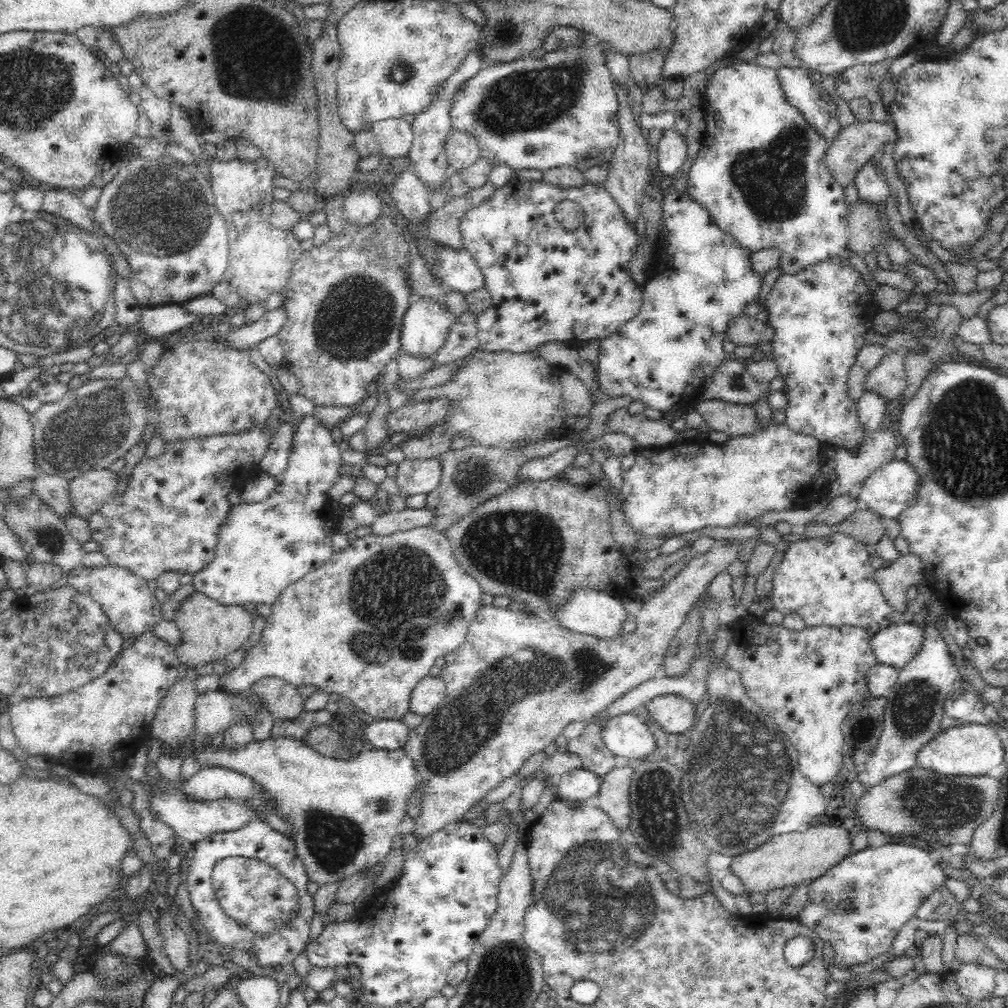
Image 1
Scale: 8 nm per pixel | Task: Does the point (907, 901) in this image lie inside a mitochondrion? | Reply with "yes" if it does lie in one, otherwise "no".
no

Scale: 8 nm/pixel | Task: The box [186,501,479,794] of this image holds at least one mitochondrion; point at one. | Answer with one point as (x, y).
(399, 597)

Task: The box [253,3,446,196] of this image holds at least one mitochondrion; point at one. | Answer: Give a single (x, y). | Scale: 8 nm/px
(401, 71)

